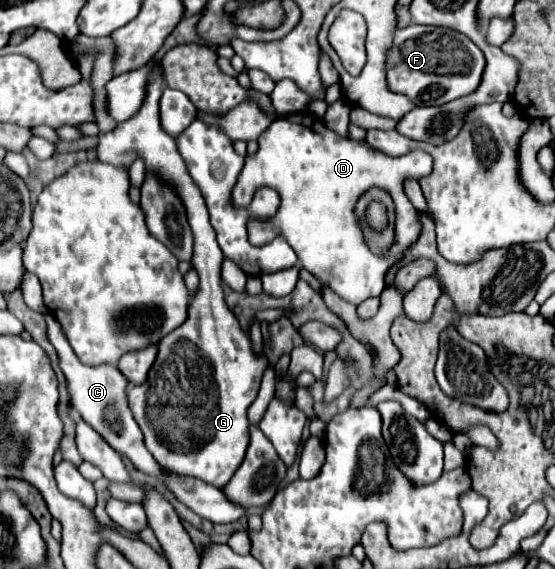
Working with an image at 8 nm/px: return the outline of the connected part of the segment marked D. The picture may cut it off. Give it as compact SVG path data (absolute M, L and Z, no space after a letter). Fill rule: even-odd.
M309 110L299 112L299 114L287 114L287 116L279 116L271 122L271 126L257 138L259 150L251 156L245 156L245 166L239 174L237 186L233 190L233 202L237 206L249 206L251 204L251 194L259 188L259 186L269 186L273 190L279 192L281 204L275 212L275 216L271 218L249 218L249 242L255 246L263 246L267 242L271 242L277 236L283 236L289 246L293 246L299 264L303 268L307 268L315 278L321 280L321 284L327 284L333 292L337 292L341 298L345 298L347 302L359 306L363 300L371 298L371 296L379 296L385 288L385 272L401 258L403 250L407 250L419 236L421 232L421 222L417 218L417 212L413 208L413 204L409 202L409 198L403 192L403 182L407 178L420 179L431 173L433 168L433 158L423 152L423 150L413 150L405 154L405 156L387 156L381 150L371 148L365 140L351 140L351 138L339 138L339 134L335 134L333 130L327 130L327 126L323 126L323 120L315 118L315 116L307 116L313 114ZM371 186L379 186L391 192L393 202L395 202L395 212L397 212L397 222L395 222L395 244L391 246L389 254L379 258L375 256L363 242L363 234L361 228L353 216L353 204L357 202L357 198Z

